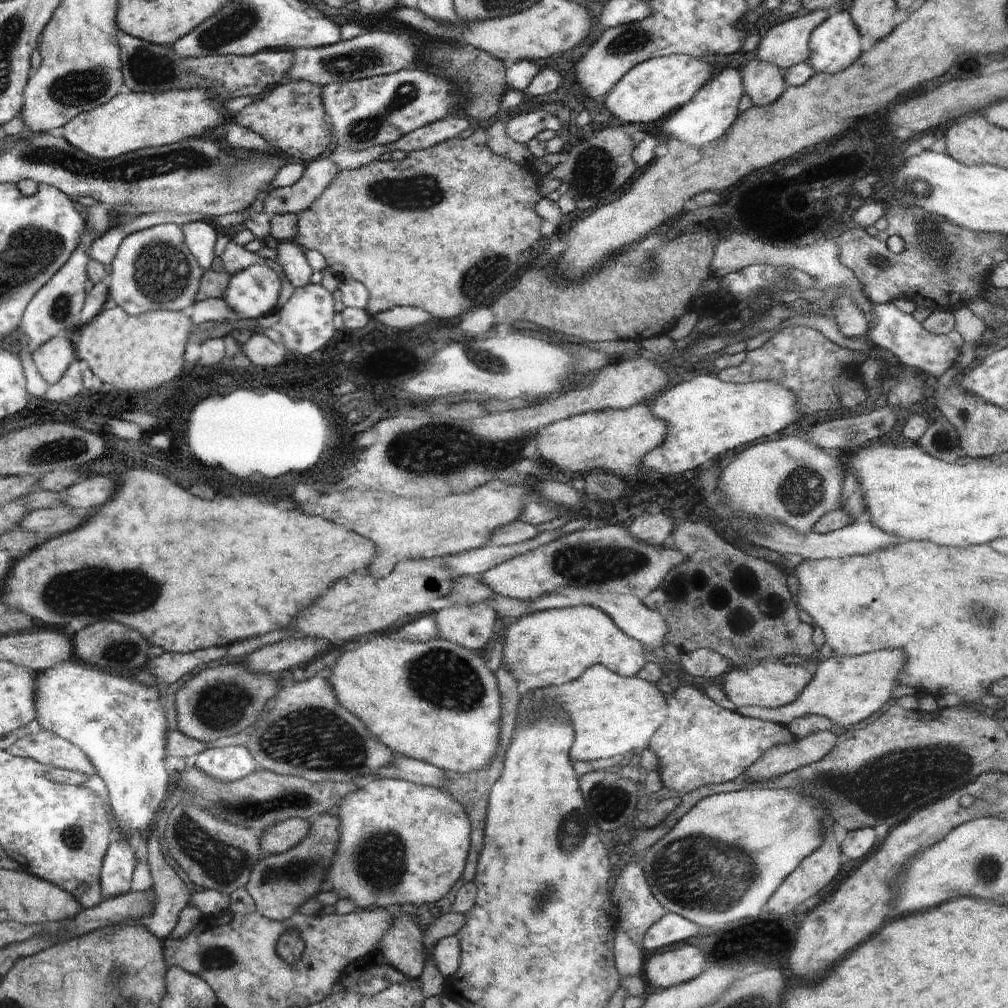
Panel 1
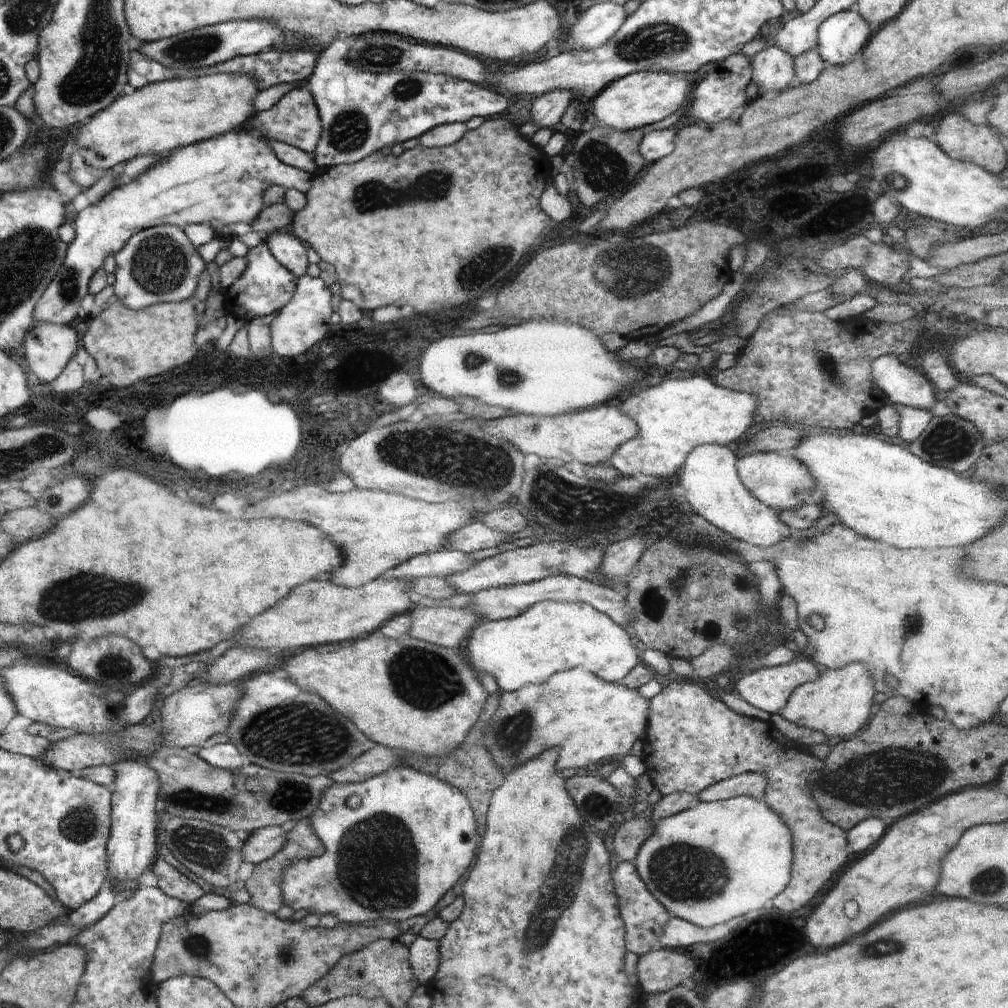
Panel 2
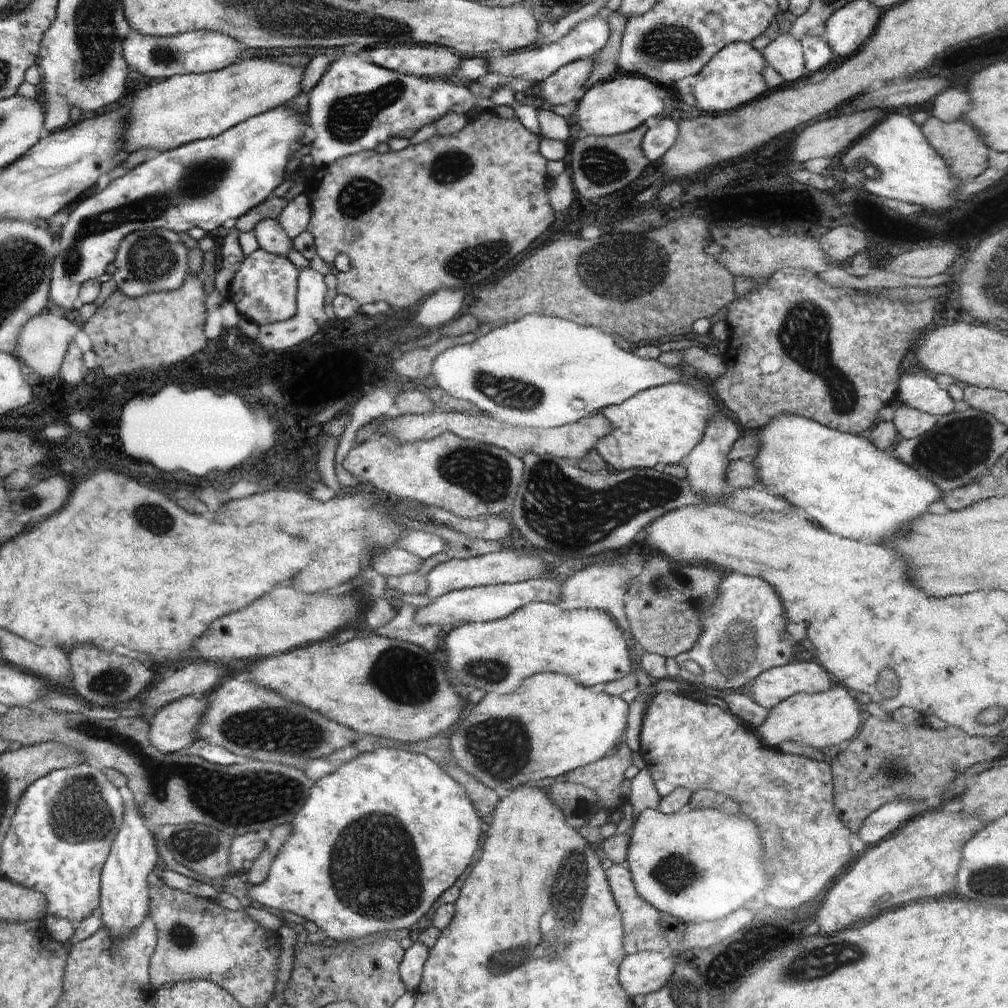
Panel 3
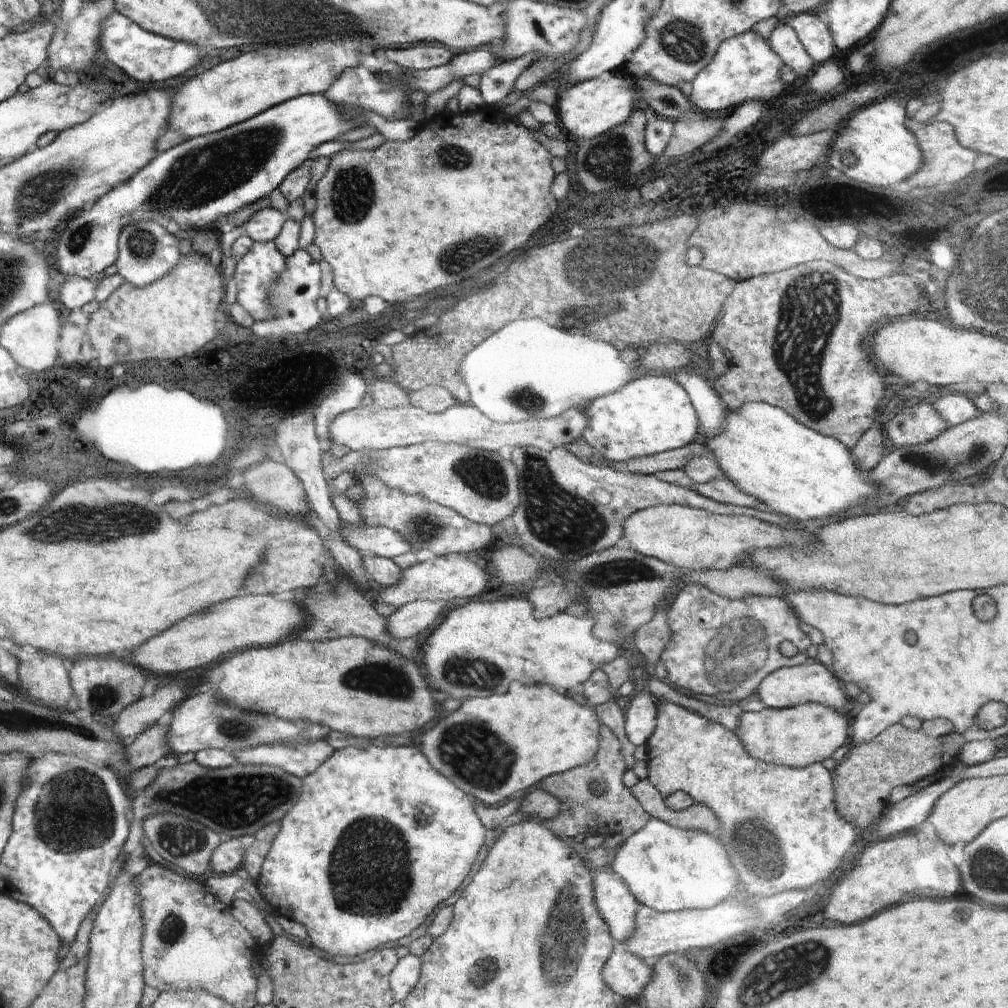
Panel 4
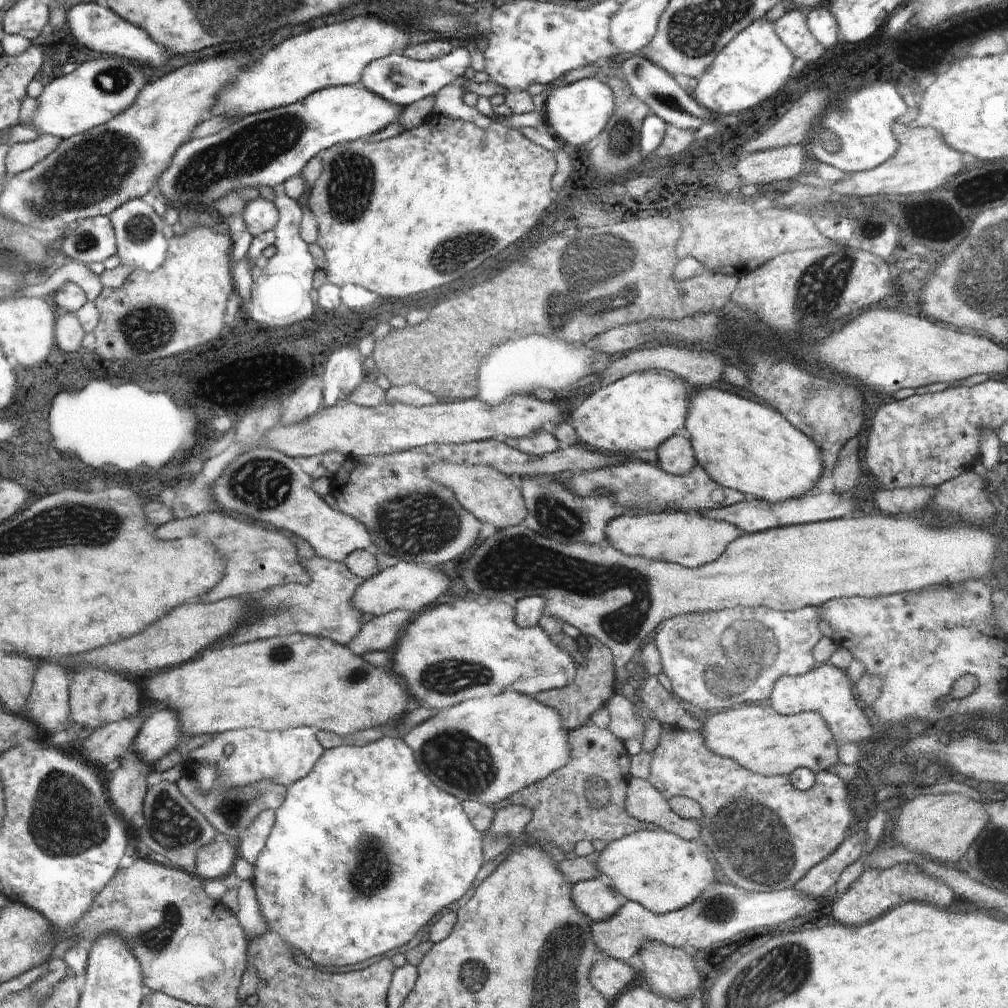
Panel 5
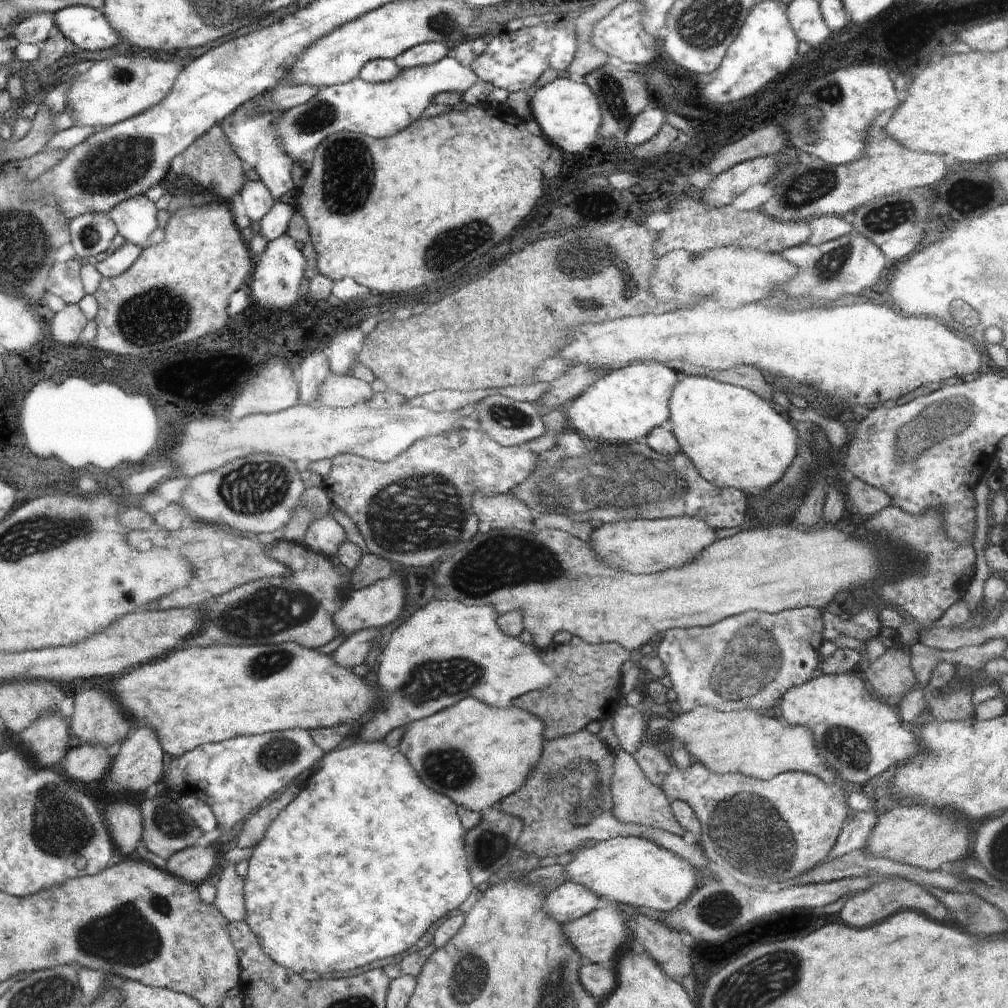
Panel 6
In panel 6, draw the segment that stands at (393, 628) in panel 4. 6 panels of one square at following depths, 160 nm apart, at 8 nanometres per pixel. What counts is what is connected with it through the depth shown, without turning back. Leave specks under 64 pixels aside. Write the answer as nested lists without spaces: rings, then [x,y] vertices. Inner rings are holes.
[[[366,629],[346,637],[340,646],[330,654],[339,665],[352,669],[365,662],[380,629]]]

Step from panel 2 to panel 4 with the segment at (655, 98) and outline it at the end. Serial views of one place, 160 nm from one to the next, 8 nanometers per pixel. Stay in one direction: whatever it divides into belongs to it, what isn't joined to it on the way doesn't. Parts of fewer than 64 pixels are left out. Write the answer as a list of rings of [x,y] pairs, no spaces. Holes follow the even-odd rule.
[[[615,75],[609,80],[593,79],[578,81],[563,89],[557,100],[558,125],[565,136],[580,139],[596,139],[610,129],[622,124],[637,105],[642,105],[639,91],[632,77]],[[638,92],[638,94],[636,94]]]

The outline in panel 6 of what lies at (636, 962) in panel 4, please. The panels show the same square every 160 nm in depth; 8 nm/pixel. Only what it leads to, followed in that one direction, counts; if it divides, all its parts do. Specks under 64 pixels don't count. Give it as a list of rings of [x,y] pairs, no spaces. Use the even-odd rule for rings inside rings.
[[[584,962],[580,968],[581,985],[590,992],[598,1004],[617,986],[617,975],[613,969],[607,969],[596,963]]]

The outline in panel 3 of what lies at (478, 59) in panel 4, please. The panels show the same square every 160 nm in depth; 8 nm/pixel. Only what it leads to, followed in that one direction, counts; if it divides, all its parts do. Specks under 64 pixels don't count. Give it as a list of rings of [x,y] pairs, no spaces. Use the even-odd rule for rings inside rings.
[[[608,12],[598,14],[596,17],[589,18],[580,24],[577,24],[566,36],[563,36],[560,40],[550,43],[542,44],[532,50],[522,50],[516,51],[515,53],[508,54],[498,54],[498,56],[489,55],[486,57],[488,65],[488,73],[498,73],[505,77],[524,77],[531,83],[533,81],[543,81],[548,78],[548,75],[555,73],[562,66],[567,65],[569,62],[574,62],[575,60],[580,60],[586,58],[587,56],[593,55],[595,52],[600,52],[604,48],[606,42],[608,42],[608,37],[610,36],[611,26],[608,21]]]

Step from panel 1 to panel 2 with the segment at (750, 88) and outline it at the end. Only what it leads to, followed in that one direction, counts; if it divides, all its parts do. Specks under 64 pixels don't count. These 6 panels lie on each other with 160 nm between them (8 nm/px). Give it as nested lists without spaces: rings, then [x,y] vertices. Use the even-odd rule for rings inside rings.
[[[769,45],[751,58],[752,81],[758,86],[760,94],[773,95],[795,87],[794,58],[778,46]]]

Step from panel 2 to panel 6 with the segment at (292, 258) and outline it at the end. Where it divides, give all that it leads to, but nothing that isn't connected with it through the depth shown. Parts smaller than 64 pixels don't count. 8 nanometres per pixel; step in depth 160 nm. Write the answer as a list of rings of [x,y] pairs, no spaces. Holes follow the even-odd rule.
[[[260,179],[246,181],[245,186],[236,194],[236,198],[240,199],[240,202],[244,205],[246,216],[250,218],[252,223],[260,222],[275,203],[275,198]]]

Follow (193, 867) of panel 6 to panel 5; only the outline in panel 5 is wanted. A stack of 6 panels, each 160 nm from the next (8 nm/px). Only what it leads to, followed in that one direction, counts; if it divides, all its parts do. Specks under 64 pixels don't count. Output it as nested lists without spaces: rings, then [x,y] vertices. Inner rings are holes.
[[[223,838],[210,841],[195,852],[196,876],[203,879],[230,879],[233,862],[238,852]]]

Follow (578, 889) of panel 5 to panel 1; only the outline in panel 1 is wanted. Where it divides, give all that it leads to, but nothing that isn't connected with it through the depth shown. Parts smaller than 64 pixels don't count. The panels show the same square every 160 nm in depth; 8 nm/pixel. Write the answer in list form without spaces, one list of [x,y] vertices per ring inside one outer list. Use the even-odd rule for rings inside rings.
[[[636,860],[628,861],[615,877],[613,900],[619,910],[615,914],[619,928],[622,929],[627,934],[627,937],[641,950],[644,948],[643,938],[647,930],[667,912],[656,898],[654,898],[647,883],[642,865]]]

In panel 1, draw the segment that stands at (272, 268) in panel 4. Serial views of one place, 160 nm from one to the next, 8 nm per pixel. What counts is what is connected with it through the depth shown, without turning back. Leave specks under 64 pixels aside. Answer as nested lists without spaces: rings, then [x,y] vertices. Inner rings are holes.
[[[264,262],[254,263],[238,274],[231,275],[224,300],[238,318],[262,316],[274,310],[282,280]]]

